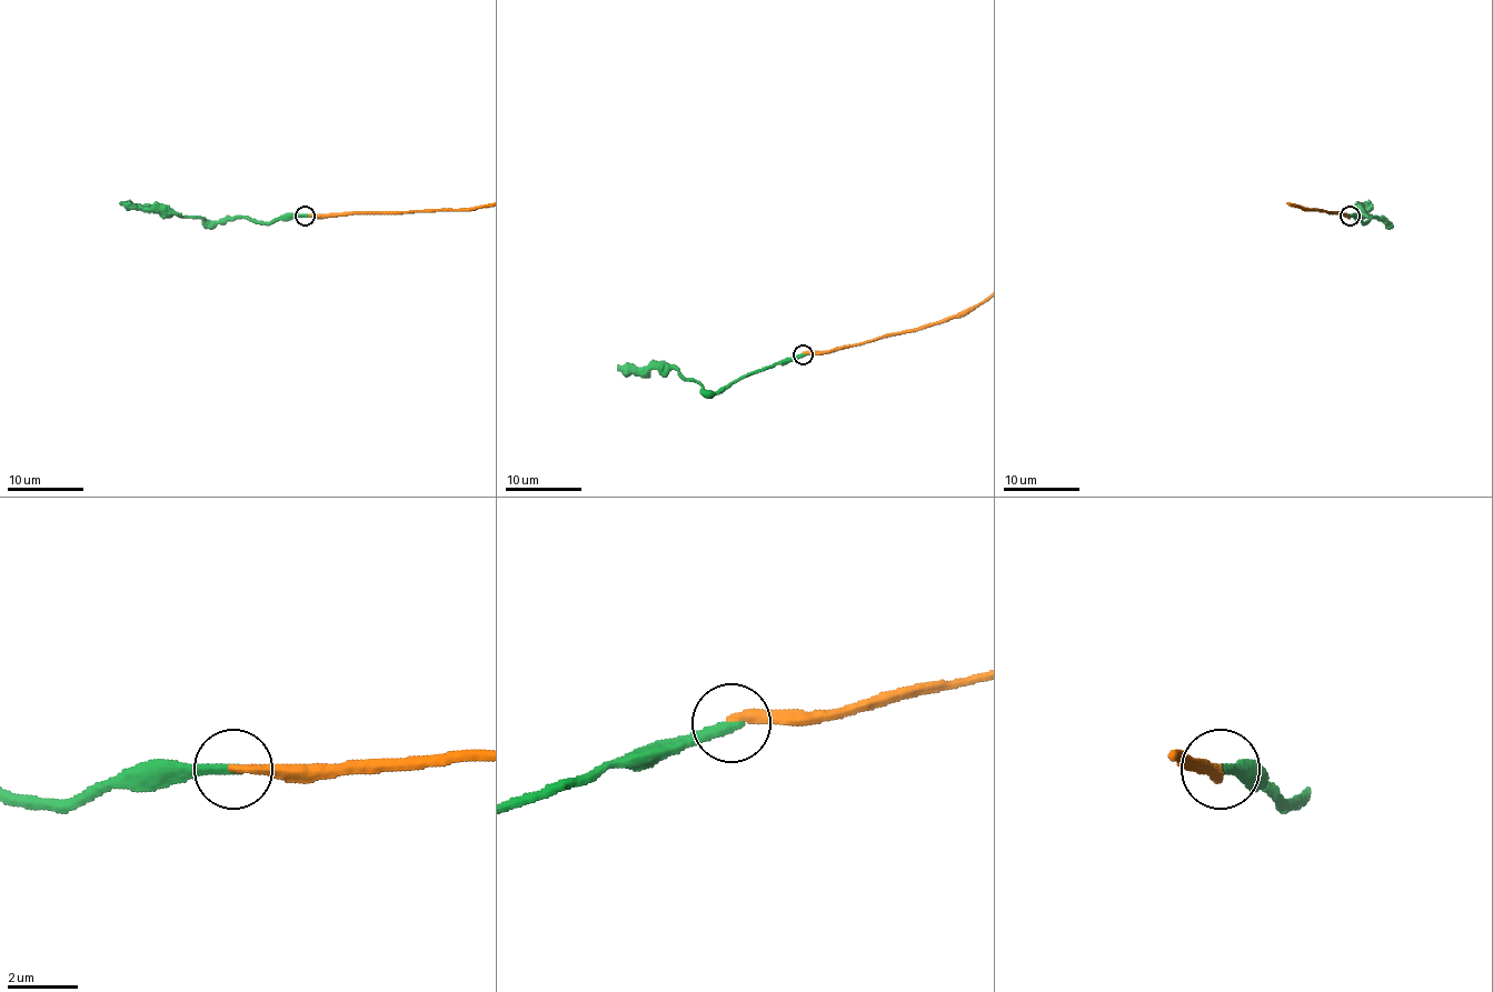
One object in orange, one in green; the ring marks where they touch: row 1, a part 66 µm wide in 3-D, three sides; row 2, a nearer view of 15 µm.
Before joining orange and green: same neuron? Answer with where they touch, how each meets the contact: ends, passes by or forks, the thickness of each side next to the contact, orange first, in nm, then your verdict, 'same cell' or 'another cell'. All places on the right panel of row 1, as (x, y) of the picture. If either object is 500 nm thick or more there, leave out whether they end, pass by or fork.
at (1350, 216); orange ends there; green ends there; 280 nm thick on the orange side, 320 nm on the other; same cell

